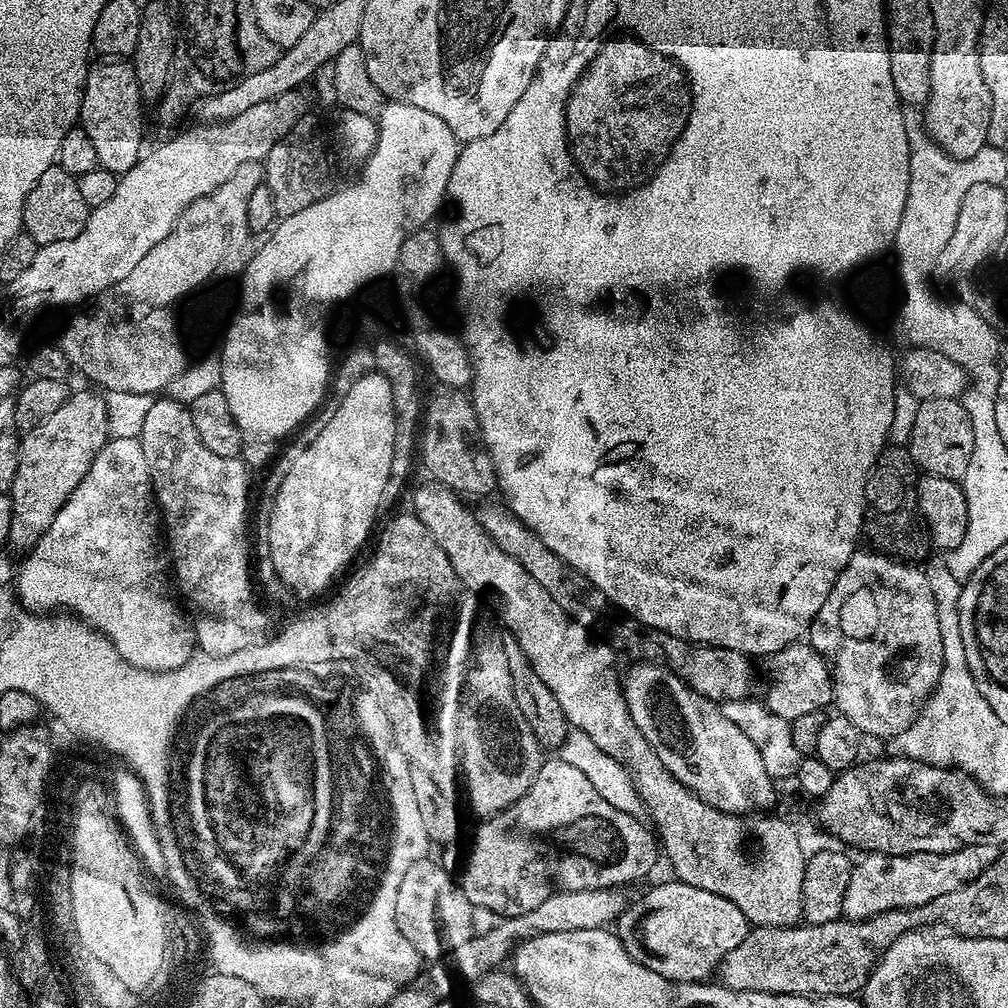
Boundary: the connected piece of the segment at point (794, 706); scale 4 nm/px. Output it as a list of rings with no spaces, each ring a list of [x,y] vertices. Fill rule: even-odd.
[[[797,642],[772,653],[768,664],[768,689],[762,703],[773,714],[788,721],[802,718],[802,714],[824,712],[833,703],[832,673],[828,661],[807,642]]]

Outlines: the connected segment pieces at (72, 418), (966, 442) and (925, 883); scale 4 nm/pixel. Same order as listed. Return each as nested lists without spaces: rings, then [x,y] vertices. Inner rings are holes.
[[[73,391],[68,400],[54,410],[54,414],[42,418],[38,426],[19,437],[18,462],[10,493],[12,513],[8,543],[13,549],[32,549],[38,538],[50,530],[54,514],[62,510],[70,494],[74,494],[78,482],[86,478],[94,458],[109,440],[106,402],[103,395],[96,392]]]
[[[932,398],[919,401],[912,416],[912,429],[908,432],[906,451],[921,473],[941,476],[960,482],[966,474],[971,451],[974,448],[974,431],[971,420],[958,398]]]
[[[971,844],[962,850],[954,850],[946,854],[910,854],[909,856],[887,856],[881,852],[870,852],[861,855],[861,860],[855,861],[850,876],[850,886],[846,886],[846,898],[842,898],[842,913],[849,920],[865,920],[890,910],[899,908],[917,908],[926,902],[934,902],[934,898],[942,898],[942,894],[950,894],[950,890],[958,890],[963,884],[968,884],[982,870],[986,870],[995,862],[998,855],[997,845]]]

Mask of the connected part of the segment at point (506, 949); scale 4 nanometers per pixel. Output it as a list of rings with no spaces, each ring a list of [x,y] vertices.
[[[620,888],[555,892],[546,898],[546,902],[534,906],[534,910],[526,910],[526,914],[497,919],[492,929],[486,933],[476,932],[450,953],[451,959],[456,959],[456,972],[467,982],[474,982],[486,973],[495,972],[507,965],[516,947],[538,934],[558,934],[562,930],[594,930],[615,925],[626,907],[622,893]]]

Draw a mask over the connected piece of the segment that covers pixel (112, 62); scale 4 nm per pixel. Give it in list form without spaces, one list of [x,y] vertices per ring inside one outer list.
[[[116,58],[96,63],[89,67],[84,90],[80,93],[78,124],[86,130],[86,134],[90,134],[90,142],[94,142],[100,167],[107,172],[123,174],[140,161],[145,147],[140,83],[131,63],[121,62]]]

